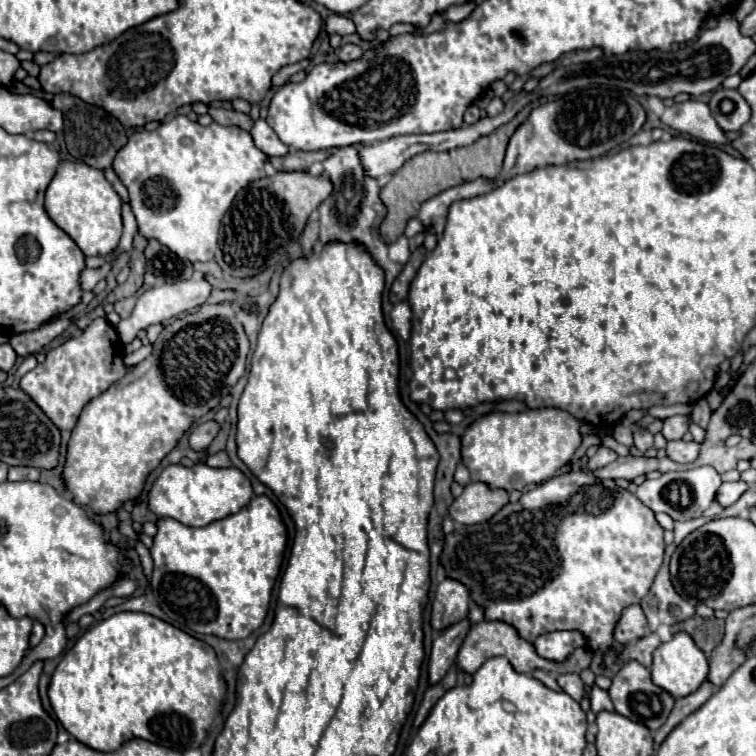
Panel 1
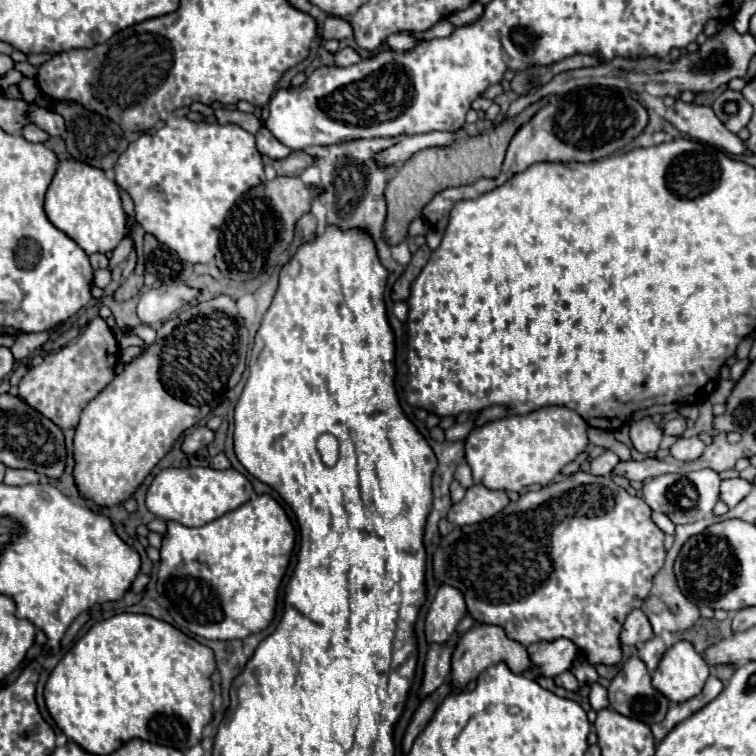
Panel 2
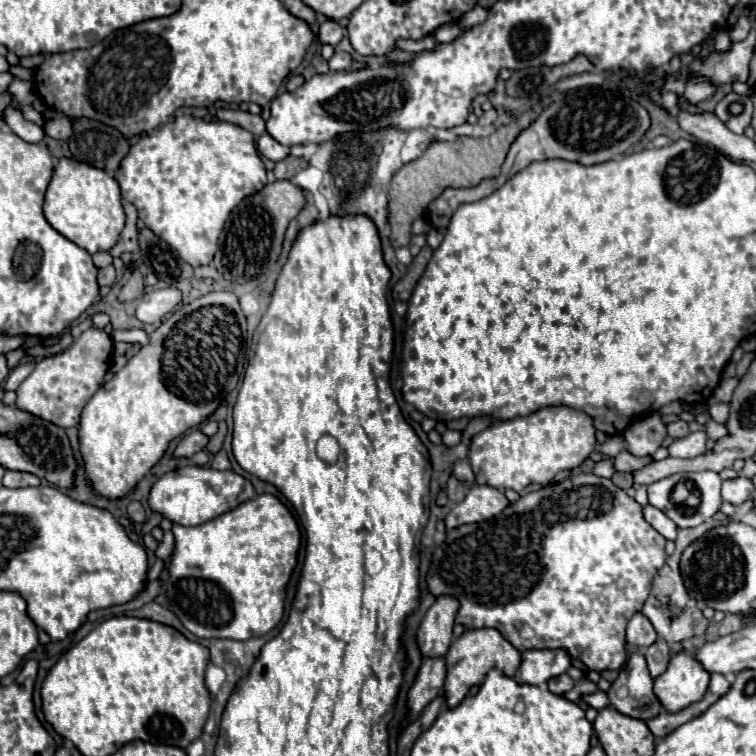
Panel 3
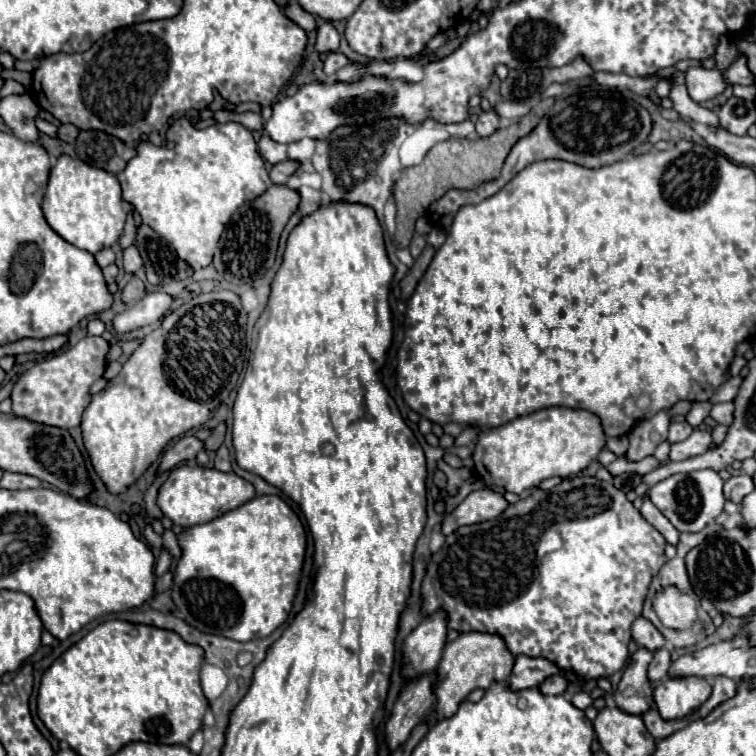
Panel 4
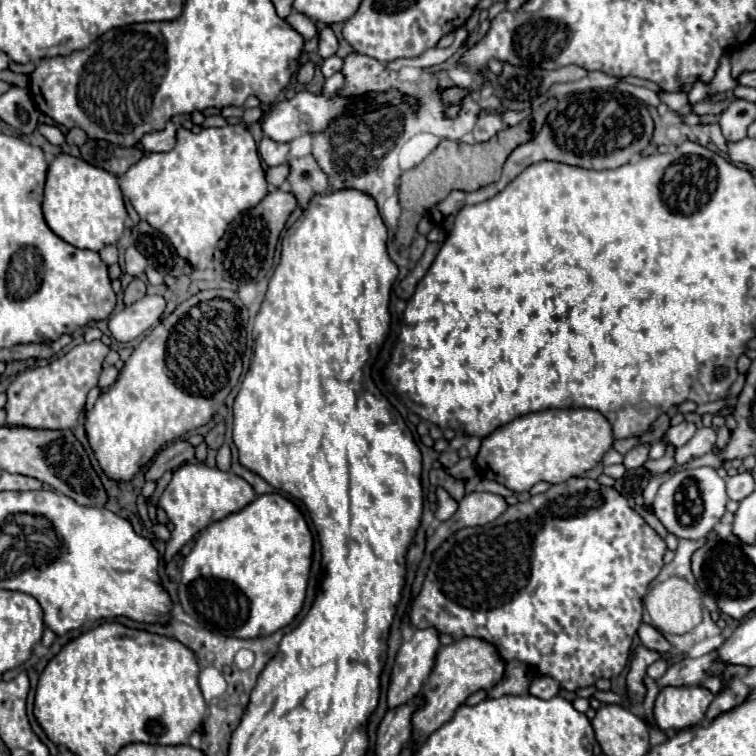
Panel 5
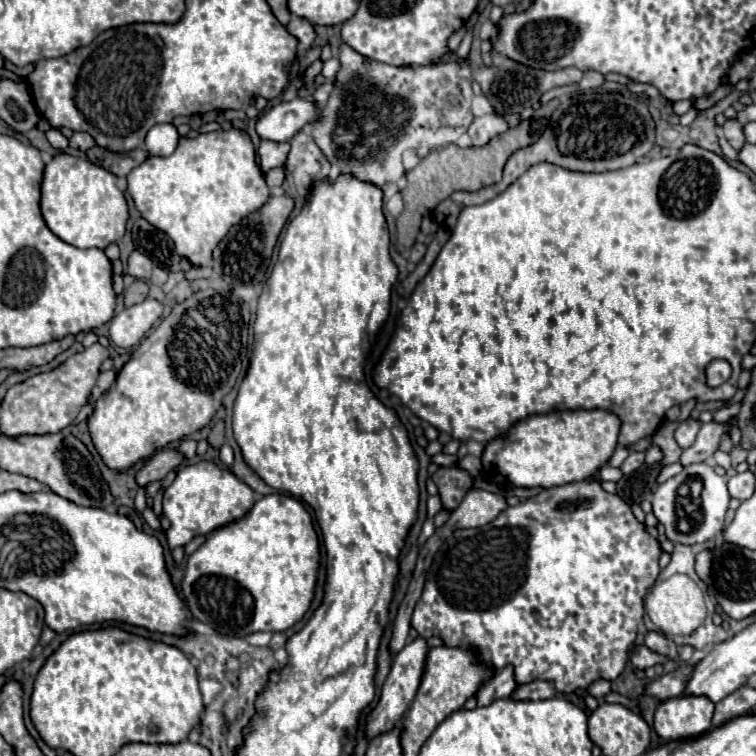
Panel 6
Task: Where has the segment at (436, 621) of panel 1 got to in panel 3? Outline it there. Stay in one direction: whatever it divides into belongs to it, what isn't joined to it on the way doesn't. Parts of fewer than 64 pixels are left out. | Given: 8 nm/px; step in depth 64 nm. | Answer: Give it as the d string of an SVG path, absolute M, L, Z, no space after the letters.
M438 596L430 606L418 630L418 646L424 656L436 658L448 652L458 608L460 604L456 604L452 596Z

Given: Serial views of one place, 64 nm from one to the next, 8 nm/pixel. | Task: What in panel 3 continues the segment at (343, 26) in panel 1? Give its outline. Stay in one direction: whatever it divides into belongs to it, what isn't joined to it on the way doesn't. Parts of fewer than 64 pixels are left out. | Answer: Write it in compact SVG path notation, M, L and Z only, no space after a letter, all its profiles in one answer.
M326 20L326 22L320 26L318 40L320 40L322 44L332 44L332 46L336 46L342 38L344 38L344 28L342 28L338 22Z

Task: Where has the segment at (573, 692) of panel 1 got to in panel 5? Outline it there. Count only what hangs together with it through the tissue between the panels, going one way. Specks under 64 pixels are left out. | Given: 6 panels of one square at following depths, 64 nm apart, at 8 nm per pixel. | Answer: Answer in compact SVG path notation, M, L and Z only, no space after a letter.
M544 676L544 678L532 680L528 692L534 694L534 696L538 696L538 698L548 700L548 698L554 698L560 692L560 684L556 684L556 680L552 680L550 676Z

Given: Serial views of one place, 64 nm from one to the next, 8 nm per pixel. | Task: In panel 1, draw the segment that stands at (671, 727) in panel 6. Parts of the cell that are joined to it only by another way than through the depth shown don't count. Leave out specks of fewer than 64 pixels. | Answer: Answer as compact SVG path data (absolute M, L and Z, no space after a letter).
M676 632L670 642L662 642L656 652L654 652L654 662L650 666L652 672L652 682L666 692L670 692L674 698L682 698L698 690L698 686L706 680L708 676L708 660L704 652L694 644L690 634L686 632Z

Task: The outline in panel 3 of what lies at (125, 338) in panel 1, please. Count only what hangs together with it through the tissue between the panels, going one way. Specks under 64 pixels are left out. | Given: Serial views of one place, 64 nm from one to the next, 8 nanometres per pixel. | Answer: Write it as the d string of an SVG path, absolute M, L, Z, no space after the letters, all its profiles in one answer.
M162 288L162 290L146 292L140 298L140 304L136 308L136 318L142 322L148 322L148 324L160 322L180 302L182 302L182 292L178 288Z

